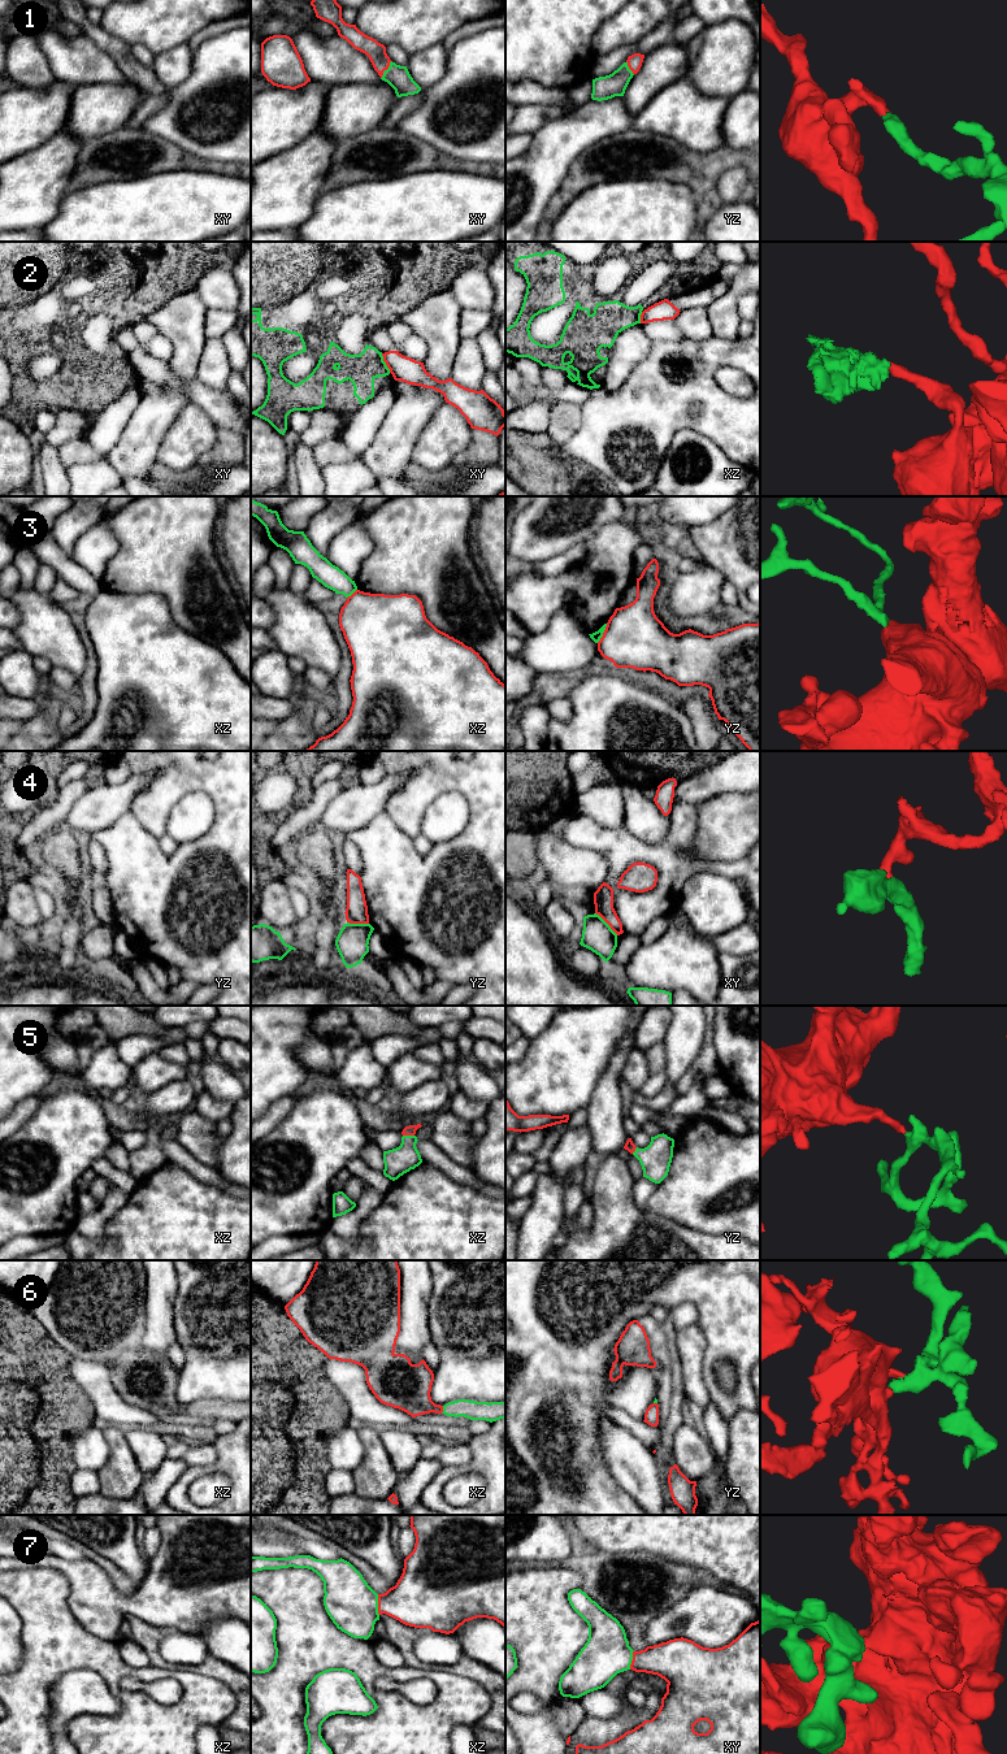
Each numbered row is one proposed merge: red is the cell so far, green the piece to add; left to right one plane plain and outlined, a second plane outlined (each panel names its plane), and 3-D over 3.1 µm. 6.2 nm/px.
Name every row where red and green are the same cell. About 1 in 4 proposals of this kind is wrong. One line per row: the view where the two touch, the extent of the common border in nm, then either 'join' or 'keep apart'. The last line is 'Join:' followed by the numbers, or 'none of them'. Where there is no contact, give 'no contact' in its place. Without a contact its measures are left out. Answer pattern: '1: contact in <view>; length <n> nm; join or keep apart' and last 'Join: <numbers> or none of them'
1: contact in xy; length 130 nm; join
2: contact in xy; length 130 nm; keep apart
3: contact in yz; length 140 nm; keep apart
4: contact in xy; length 200 nm; keep apart
5: contact in xz; length 70 nm; join
6: contact in xz; length 50 nm; join
7: contact in xz; length 130 nm; join
Join: 1, 5, 6, 7

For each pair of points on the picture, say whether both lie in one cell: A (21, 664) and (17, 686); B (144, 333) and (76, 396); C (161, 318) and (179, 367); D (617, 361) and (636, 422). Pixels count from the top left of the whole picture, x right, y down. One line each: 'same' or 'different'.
A: same
B: different
C: same
D: different

